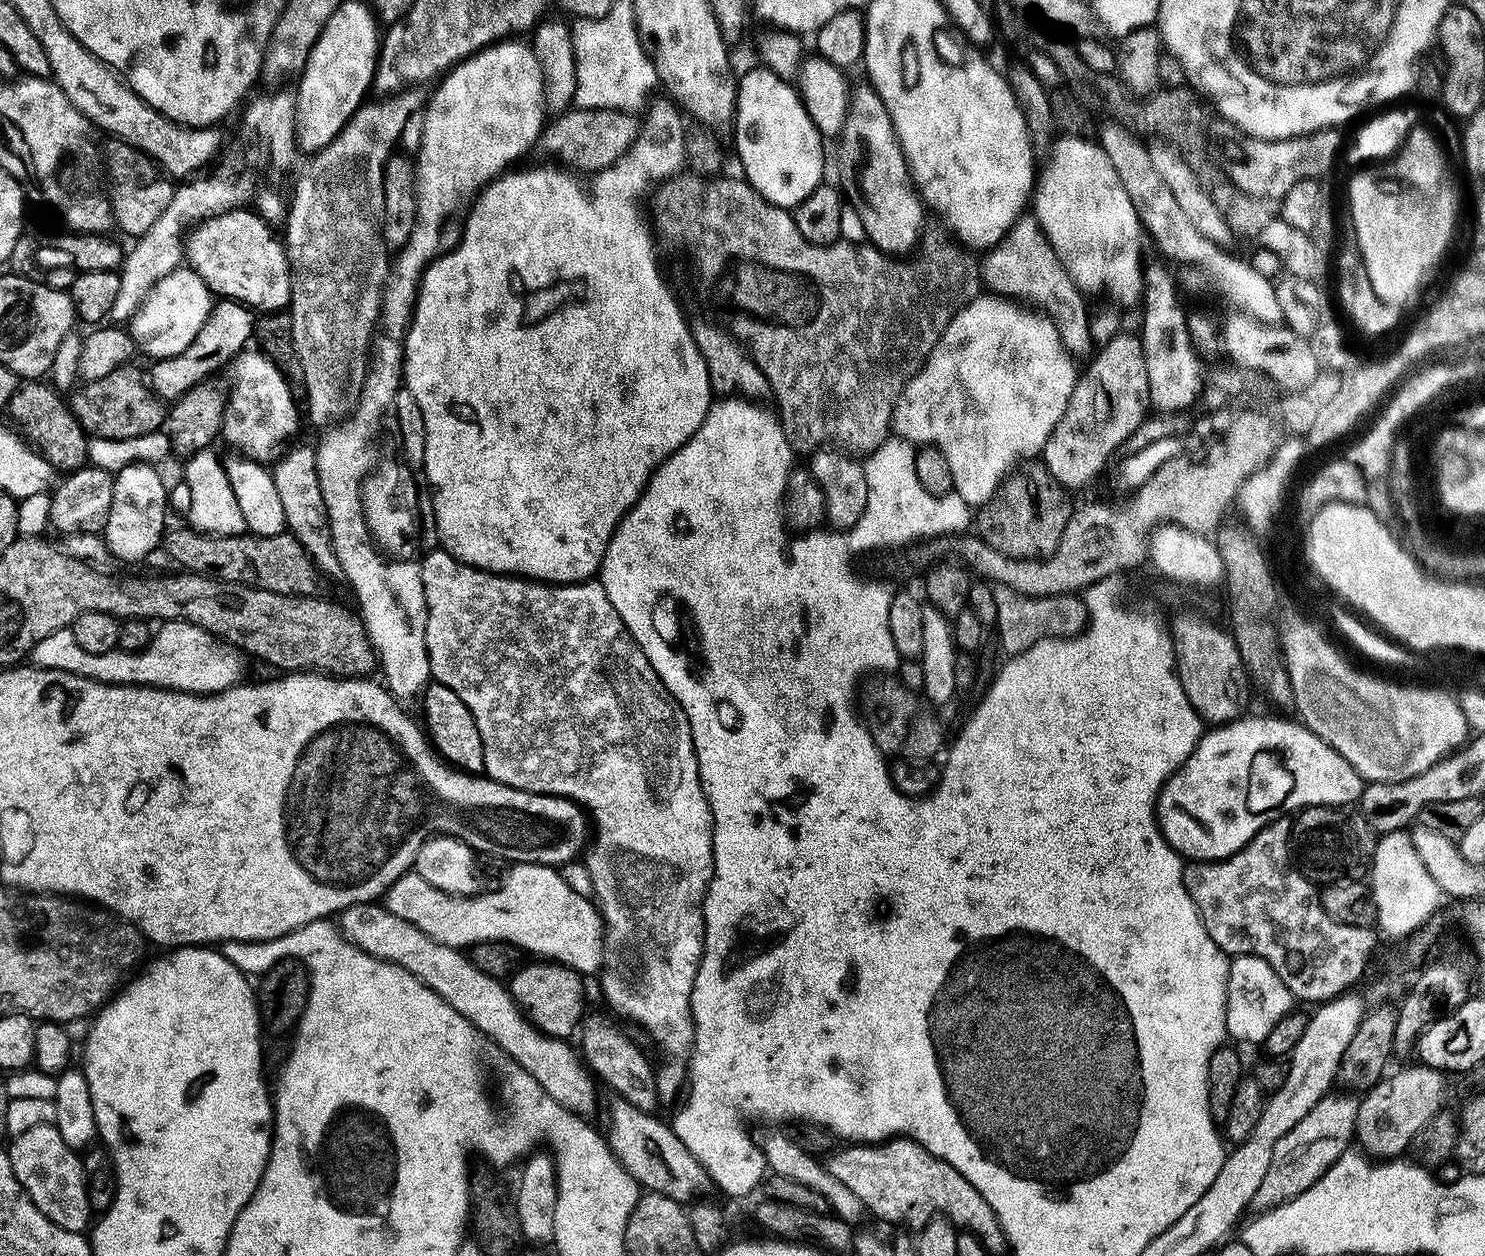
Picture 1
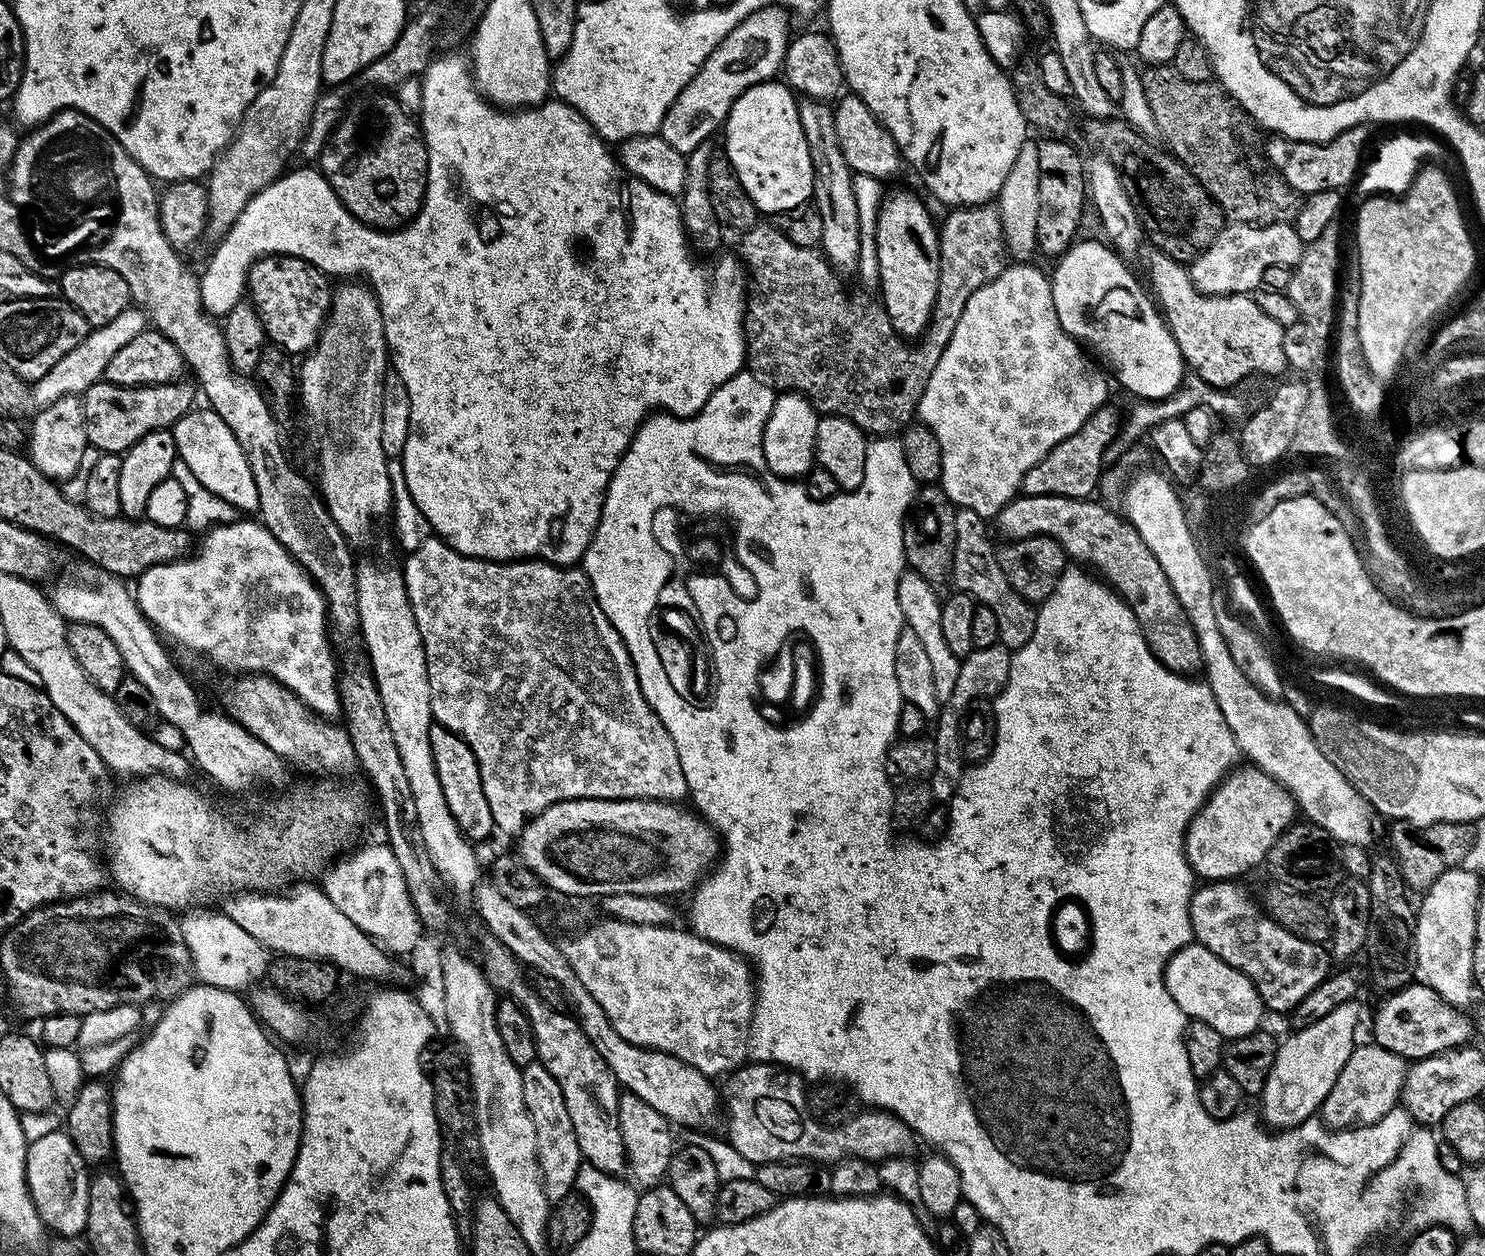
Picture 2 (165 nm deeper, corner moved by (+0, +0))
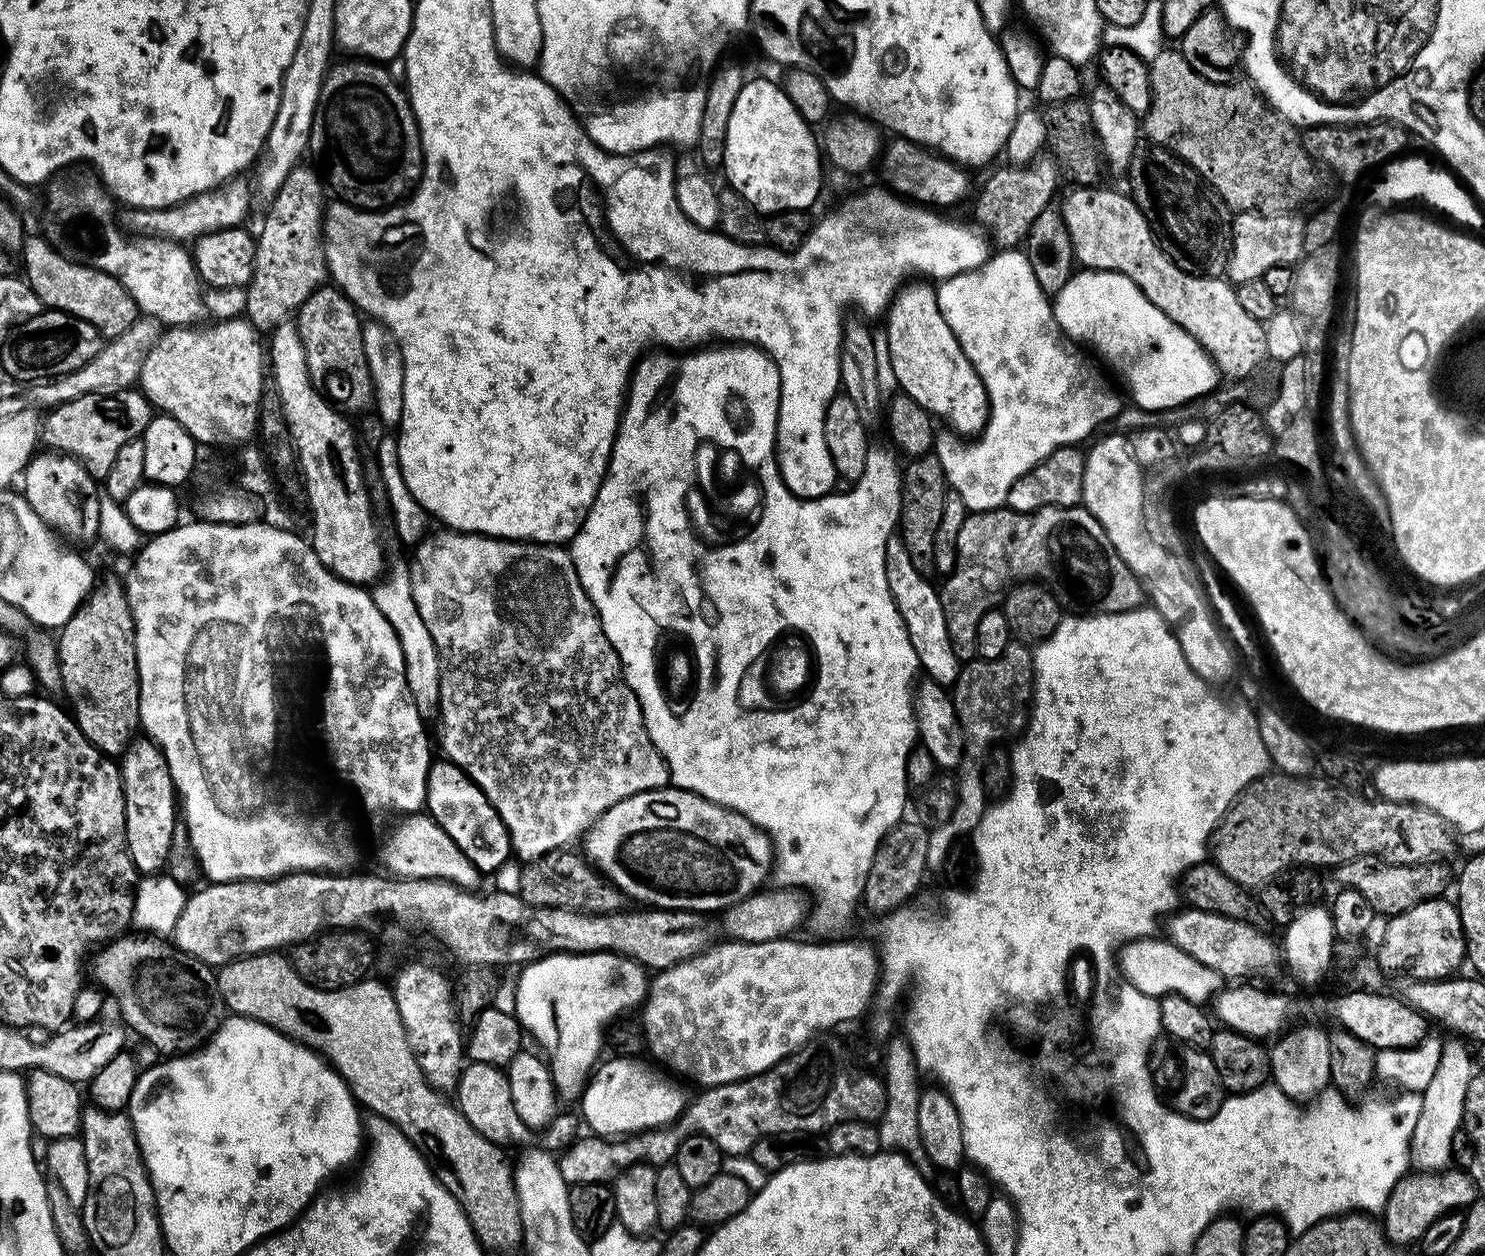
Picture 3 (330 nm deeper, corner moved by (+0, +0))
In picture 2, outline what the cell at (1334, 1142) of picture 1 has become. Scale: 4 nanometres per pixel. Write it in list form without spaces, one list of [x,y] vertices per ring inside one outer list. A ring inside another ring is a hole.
[[[1357,1043],[1350,1058],[1346,1058],[1346,1066],[1342,1066],[1330,1094],[1326,1094],[1321,1104],[1319,1119],[1333,1130],[1359,1128],[1365,1124],[1378,1123],[1401,1103],[1401,1092],[1409,1067],[1409,1061],[1386,1050],[1378,1043]]]

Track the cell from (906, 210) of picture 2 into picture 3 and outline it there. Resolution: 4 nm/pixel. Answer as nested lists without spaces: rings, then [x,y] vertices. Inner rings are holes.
[[[928,282],[905,283],[892,299],[886,319],[890,350],[886,364],[892,367],[892,376],[900,383],[899,391],[937,421],[945,420],[957,437],[979,437],[988,421],[988,395],[954,330],[950,330],[942,310],[938,310],[936,288]]]

